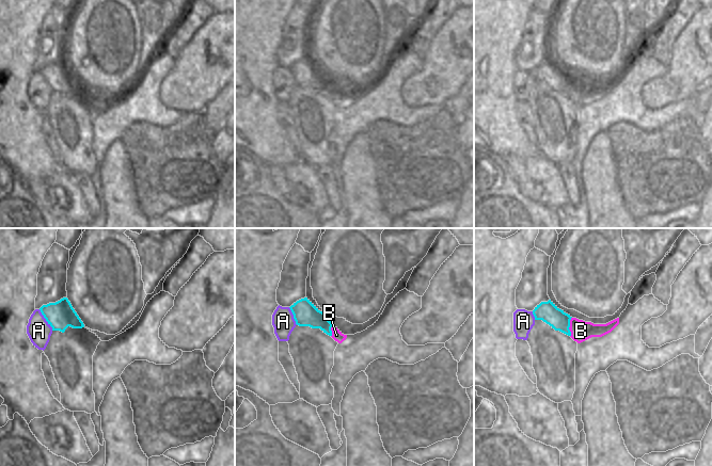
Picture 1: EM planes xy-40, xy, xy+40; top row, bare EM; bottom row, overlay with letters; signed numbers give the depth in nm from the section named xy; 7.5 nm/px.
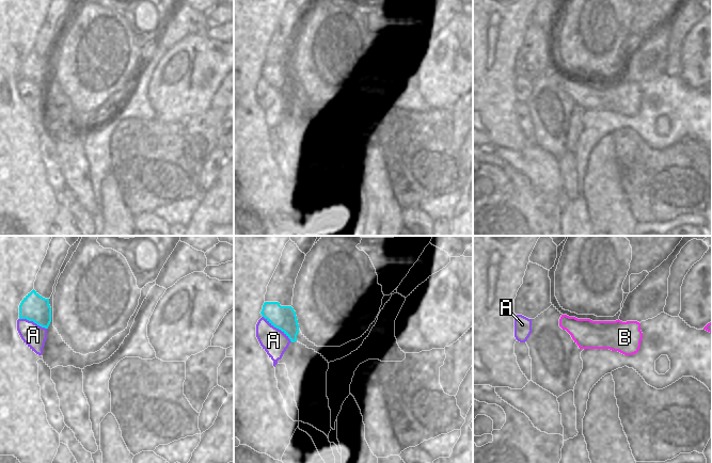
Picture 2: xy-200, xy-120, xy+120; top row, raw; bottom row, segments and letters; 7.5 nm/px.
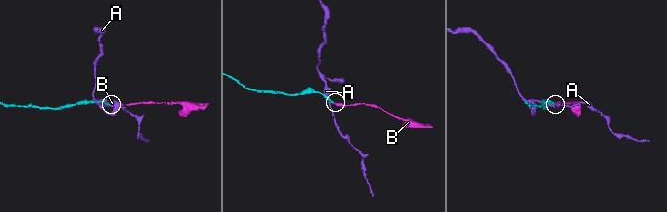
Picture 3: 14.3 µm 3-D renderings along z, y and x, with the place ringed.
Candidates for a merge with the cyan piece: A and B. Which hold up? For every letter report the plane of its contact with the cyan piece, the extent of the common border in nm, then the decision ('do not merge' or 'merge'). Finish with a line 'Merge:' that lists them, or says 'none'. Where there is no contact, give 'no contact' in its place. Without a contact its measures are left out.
A: contact in xy-40; length 190 nm; do not merge
B: contact in xy+40; length 150 nm; merge
Merge: B

